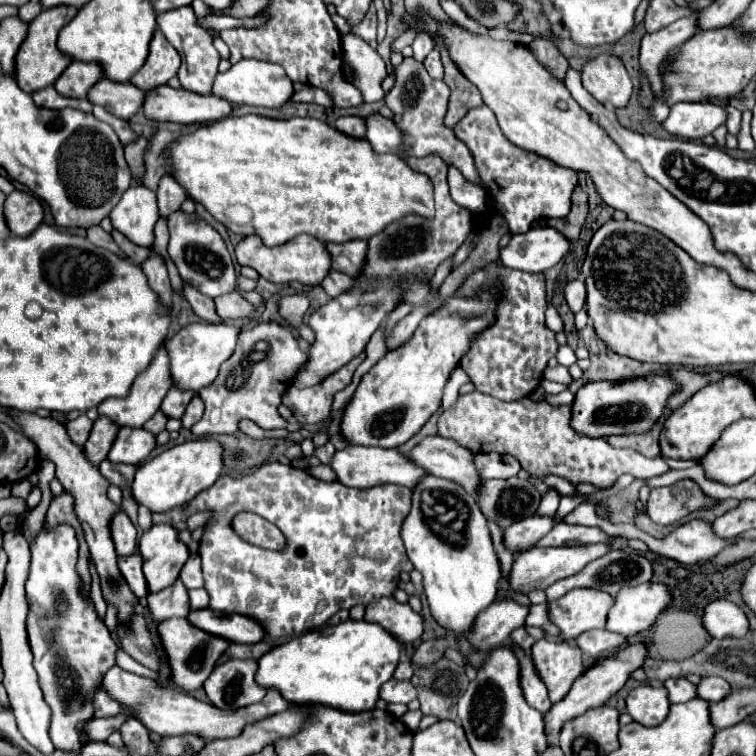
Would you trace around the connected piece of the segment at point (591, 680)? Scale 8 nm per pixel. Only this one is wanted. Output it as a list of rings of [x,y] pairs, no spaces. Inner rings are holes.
[[[634,645],[634,647],[626,647],[620,653],[614,653],[612,657],[606,657],[602,661],[598,661],[594,667],[590,667],[588,671],[584,671],[572,685],[572,689],[568,691],[568,695],[558,701],[556,705],[552,705],[552,709],[544,715],[544,725],[546,725],[546,735],[558,735],[558,731],[562,731],[566,721],[576,719],[578,715],[582,715],[586,709],[592,707],[600,707],[604,705],[618,689],[622,689],[622,685],[626,683],[626,679],[630,677],[630,673],[638,667],[642,667],[646,659],[646,649],[642,645]]]

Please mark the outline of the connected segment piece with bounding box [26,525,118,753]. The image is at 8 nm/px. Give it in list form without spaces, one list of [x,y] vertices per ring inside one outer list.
[[[60,525],[52,531],[42,529],[30,545],[30,551],[32,565],[26,581],[30,613],[26,625],[40,687],[46,703],[52,707],[50,739],[54,747],[64,753],[80,753],[82,743],[76,733],[76,723],[92,719],[94,689],[100,687],[102,675],[114,665],[118,647],[94,607],[90,607],[90,601],[78,593],[78,541],[74,529],[68,525]]]

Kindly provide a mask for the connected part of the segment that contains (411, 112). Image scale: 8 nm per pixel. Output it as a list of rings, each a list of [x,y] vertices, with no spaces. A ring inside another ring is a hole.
[[[406,57],[398,67],[394,67],[394,77],[396,83],[390,89],[390,93],[386,95],[386,105],[394,111],[394,123],[406,133],[406,155],[410,157],[424,157],[430,153],[438,153],[448,165],[456,167],[462,171],[462,175],[474,183],[482,187],[480,175],[476,171],[472,153],[468,151],[466,143],[460,141],[452,129],[444,127],[442,119],[446,115],[446,105],[448,105],[448,97],[450,97],[450,89],[444,81],[436,81],[428,75],[428,71],[424,69],[424,65],[420,61],[416,61],[414,57]]]

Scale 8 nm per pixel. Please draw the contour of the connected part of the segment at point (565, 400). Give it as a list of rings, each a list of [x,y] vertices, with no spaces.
[[[566,389],[566,391],[558,393],[558,395],[546,393],[546,395],[544,395],[544,401],[546,401],[546,403],[550,403],[550,405],[572,405],[574,395],[572,395],[572,393]]]

